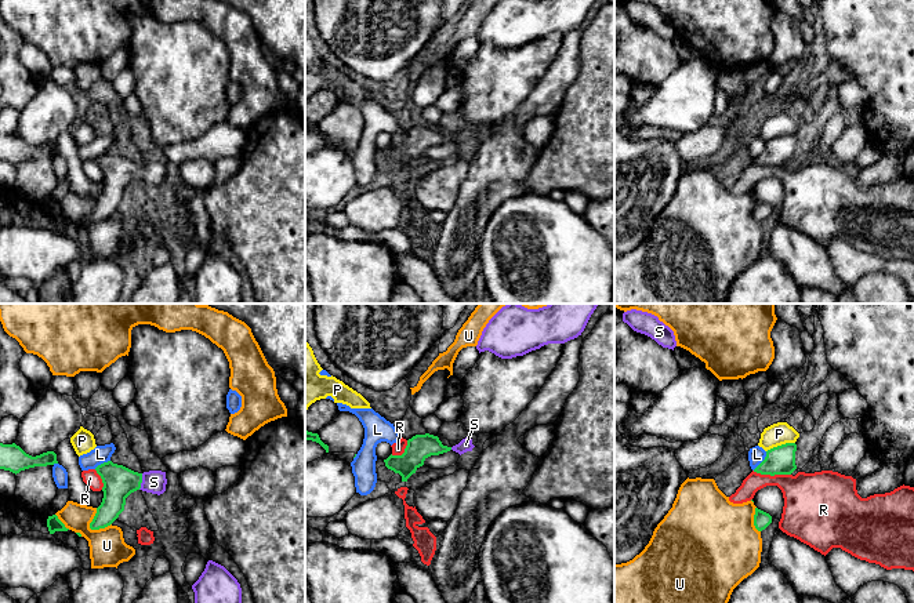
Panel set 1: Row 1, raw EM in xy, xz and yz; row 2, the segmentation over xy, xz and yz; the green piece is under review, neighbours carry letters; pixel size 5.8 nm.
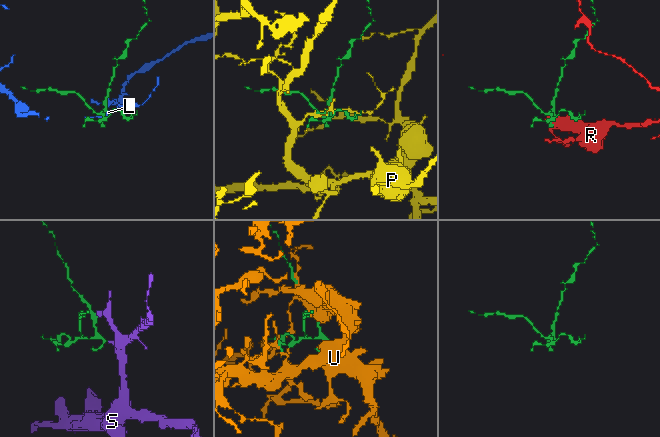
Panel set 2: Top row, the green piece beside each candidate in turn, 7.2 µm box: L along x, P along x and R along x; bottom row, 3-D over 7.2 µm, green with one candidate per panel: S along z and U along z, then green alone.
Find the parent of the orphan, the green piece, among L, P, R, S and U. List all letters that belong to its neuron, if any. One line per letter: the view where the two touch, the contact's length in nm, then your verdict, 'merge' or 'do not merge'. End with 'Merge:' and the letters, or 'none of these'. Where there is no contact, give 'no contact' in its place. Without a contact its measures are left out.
L: meets green in yz; contact 140 nm long; do not merge
P: meets green in yz; contact 180 nm long; do not merge
R: meets green in yz; contact 220 nm long; do not merge
S: meets green in xy; contact 100 nm long; merge
U: meets green in xy; contact 140 nm long; do not merge
Merge: S

